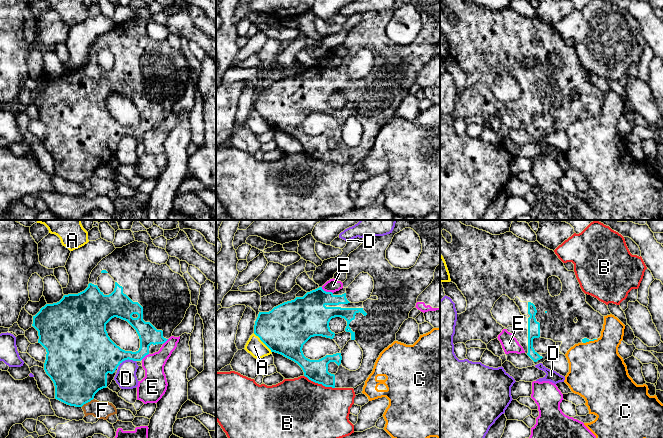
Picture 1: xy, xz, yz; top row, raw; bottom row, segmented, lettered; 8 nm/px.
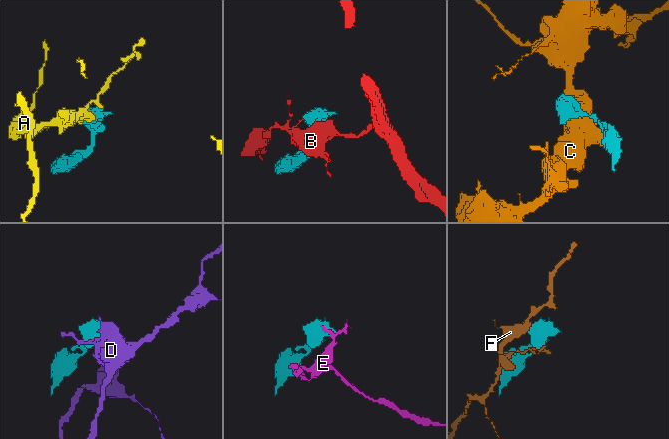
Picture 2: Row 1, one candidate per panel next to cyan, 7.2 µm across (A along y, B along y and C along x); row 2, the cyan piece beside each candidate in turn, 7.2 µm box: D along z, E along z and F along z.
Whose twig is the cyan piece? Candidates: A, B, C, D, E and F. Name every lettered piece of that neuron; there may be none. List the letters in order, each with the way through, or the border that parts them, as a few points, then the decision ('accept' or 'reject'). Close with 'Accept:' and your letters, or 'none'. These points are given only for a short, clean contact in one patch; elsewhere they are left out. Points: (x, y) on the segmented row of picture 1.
A: along xz (253, 333), (271, 352) | reject
B: reject
C: along yz (597, 339), (583, 343) | reject
D: along xy (135, 360), (124, 360), (118, 365) | reject
E: reject
F: along xy (93, 398), (81, 406) | reject
Accept: none

